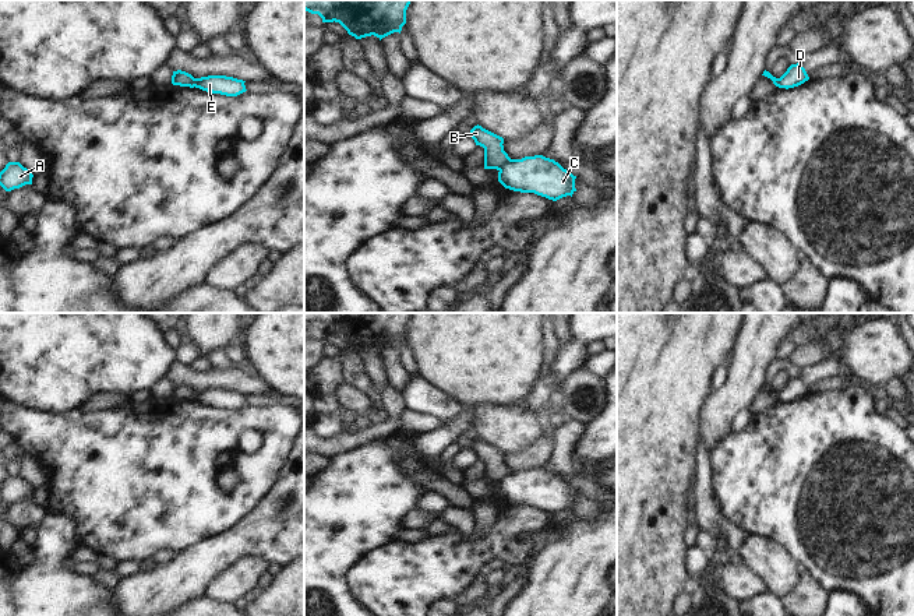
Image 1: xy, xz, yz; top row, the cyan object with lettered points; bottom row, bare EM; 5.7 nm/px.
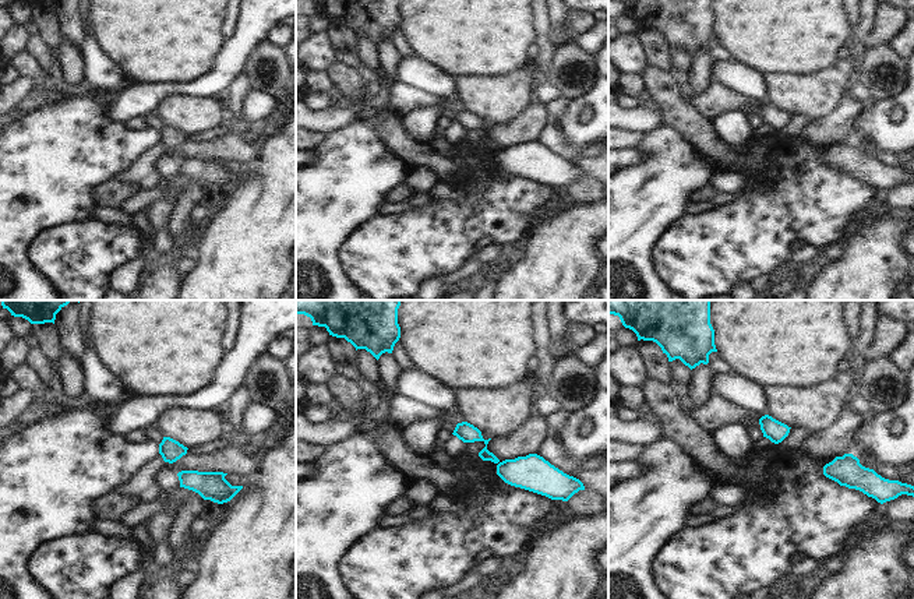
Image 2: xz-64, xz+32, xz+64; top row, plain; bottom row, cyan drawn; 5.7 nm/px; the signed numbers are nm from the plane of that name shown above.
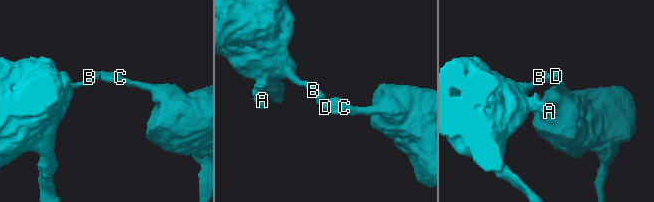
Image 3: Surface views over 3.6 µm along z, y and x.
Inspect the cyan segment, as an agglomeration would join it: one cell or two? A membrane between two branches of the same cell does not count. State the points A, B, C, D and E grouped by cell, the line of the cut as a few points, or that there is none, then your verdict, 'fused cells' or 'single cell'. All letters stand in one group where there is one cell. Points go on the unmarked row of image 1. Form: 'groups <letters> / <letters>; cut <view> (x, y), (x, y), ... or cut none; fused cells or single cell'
groups A B / C D E; cut xz (512, 472), (498, 482); fused cells

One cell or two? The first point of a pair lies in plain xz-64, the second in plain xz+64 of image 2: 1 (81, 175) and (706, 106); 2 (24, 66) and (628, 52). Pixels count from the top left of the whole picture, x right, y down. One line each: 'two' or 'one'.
1: two
2: two

